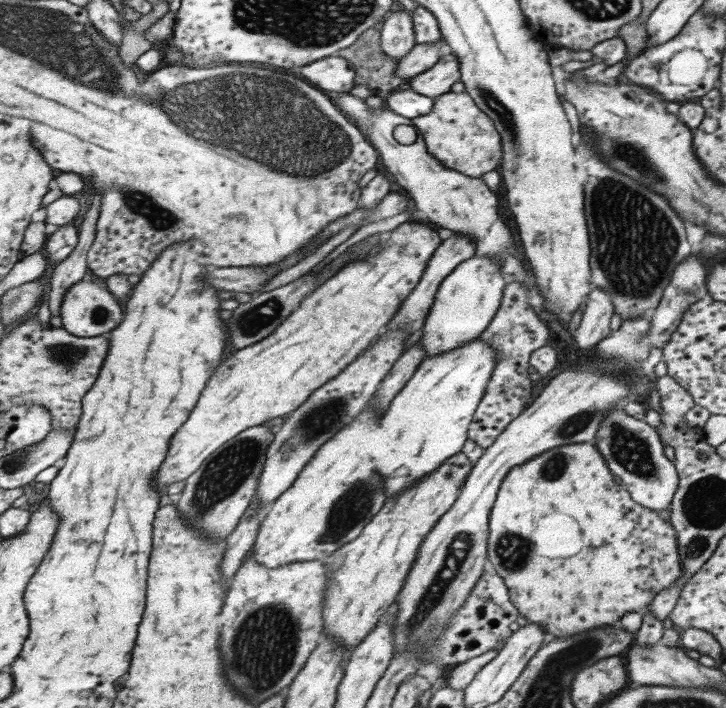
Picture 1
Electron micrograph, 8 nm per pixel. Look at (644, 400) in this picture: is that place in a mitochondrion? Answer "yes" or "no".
no

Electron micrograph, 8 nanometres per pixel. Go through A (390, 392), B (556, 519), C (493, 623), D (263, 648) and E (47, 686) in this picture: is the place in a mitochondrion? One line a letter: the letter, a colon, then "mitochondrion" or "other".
A: other
B: other
C: other
D: mitochondrion
E: other

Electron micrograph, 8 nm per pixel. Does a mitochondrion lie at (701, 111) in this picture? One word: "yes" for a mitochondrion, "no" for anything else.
no

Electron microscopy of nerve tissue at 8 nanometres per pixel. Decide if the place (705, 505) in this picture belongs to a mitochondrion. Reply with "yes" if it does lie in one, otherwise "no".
yes

